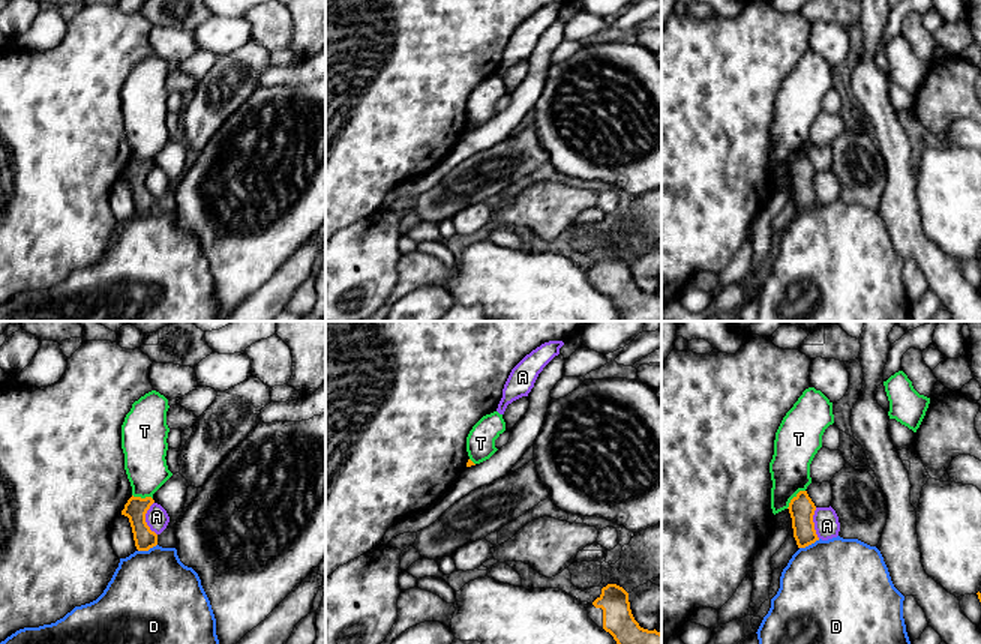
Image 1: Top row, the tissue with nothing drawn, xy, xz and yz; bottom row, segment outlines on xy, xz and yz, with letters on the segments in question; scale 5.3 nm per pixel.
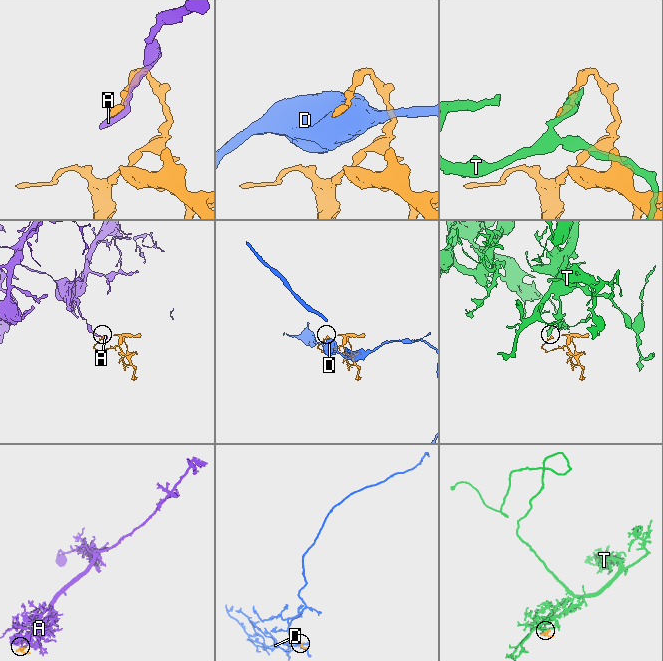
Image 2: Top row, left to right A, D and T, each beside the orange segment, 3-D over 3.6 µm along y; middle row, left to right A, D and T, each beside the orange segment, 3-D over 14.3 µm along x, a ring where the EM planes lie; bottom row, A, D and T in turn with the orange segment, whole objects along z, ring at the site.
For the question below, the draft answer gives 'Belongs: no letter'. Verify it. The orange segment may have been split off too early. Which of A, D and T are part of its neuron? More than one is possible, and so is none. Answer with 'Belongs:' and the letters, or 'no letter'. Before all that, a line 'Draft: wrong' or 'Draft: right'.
Draft: right
Belongs: no letter

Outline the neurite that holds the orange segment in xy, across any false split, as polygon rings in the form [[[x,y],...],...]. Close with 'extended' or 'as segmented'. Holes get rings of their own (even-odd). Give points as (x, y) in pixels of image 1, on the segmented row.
[[[132,495],[122,510],[122,515],[129,518],[138,551],[148,551],[158,545],[158,534],[146,522],[146,513],[153,503],[152,497],[141,498]]]; as segmented

